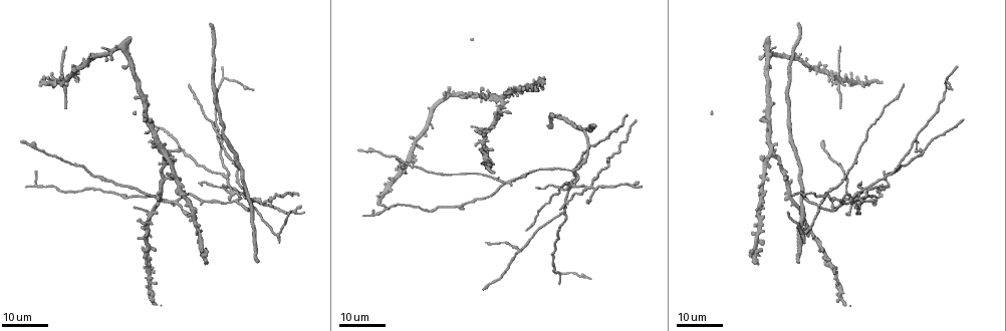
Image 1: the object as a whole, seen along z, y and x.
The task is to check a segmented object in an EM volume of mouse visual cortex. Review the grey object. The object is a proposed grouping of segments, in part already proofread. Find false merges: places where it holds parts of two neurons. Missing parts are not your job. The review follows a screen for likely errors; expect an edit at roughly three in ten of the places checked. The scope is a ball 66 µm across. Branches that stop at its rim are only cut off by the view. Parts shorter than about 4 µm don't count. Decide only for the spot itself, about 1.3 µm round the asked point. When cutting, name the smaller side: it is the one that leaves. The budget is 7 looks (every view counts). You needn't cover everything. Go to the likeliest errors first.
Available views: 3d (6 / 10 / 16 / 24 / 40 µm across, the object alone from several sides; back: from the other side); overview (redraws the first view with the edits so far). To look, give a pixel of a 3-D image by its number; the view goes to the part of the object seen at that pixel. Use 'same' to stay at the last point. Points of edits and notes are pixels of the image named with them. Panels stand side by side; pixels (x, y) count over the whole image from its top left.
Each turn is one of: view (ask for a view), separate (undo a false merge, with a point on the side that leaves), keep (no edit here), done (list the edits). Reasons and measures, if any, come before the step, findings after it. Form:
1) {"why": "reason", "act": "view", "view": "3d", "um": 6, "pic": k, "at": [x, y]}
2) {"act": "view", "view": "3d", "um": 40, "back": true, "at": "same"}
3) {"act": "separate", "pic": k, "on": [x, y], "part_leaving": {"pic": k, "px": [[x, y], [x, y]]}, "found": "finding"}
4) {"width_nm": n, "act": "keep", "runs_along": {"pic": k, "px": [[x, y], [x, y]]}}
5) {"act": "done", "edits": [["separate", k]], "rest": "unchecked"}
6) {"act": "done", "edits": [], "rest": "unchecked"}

{"why": "four-way junction", "act": "view", "view": "3d", "um": 16, "pic": 1, "at": [587, 146]}

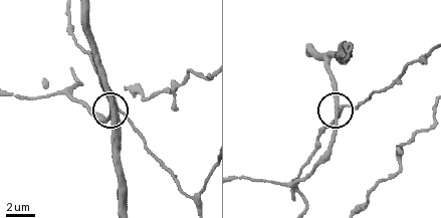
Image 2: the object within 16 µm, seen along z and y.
{"why": "zoom in", "act": "view", "view": "3d", "um": 6, "pic": 2, "at": [341, 109]}

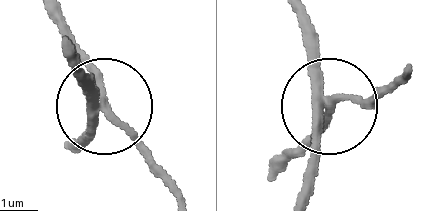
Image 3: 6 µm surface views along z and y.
{"width_nm": 230, "act": "keep", "runs_along": {"pic": 3, "px": [[298, 196], [313, 129], [330, 113], [294, 154]]}, "found": "one neuron here"}

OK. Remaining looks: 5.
{"why": "side arm on a straight run", "act": "view", "view": "3d", "um": 16, "pic": 1, "at": [519, 251]}

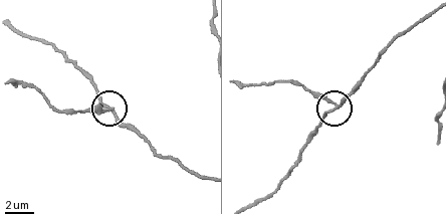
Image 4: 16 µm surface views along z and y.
{"act": "view", "view": "3d", "um": 10, "pic": 4, "at": [331, 109]}

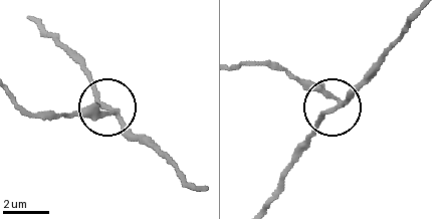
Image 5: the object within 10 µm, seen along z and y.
{"side_arm_um": 9, "arms": 3, "act": "separate", "pic": 5, "on": [90, 105], "found": "a second neuron is stuck on"}

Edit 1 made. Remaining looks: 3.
{"why": "redraw", "act": "view", "view": "overview"}

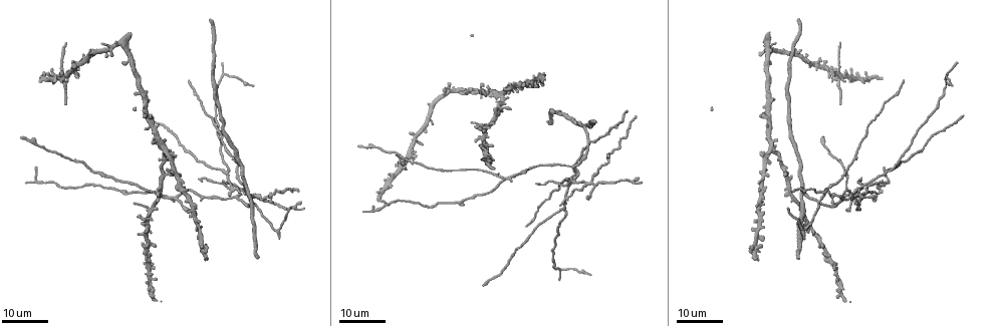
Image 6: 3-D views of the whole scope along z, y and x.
{"why": "two arms in line, one across", "act": "view", "view": "3d", "um": 16, "pic": 6, "at": [502, 180]}

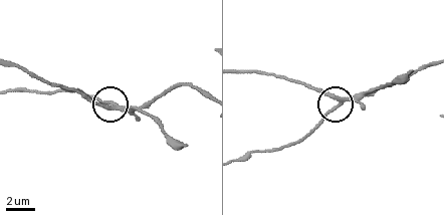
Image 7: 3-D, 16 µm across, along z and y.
{"act": "view", "view": "3d", "um": 10, "pic": 7, "at": [114, 102]}

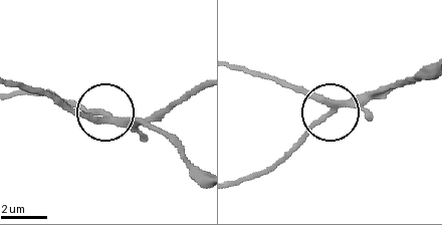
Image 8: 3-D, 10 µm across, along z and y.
{"act": "keep", "found": "continuous, no second neuron"}

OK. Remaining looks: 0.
{"act": "done", "edits": [["separate", 5]], "rest": "unchecked"}

